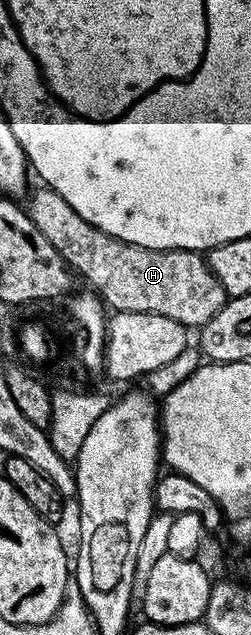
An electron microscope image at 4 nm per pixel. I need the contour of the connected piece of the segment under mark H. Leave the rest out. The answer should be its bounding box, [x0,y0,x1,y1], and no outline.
[26,186,229,330]

